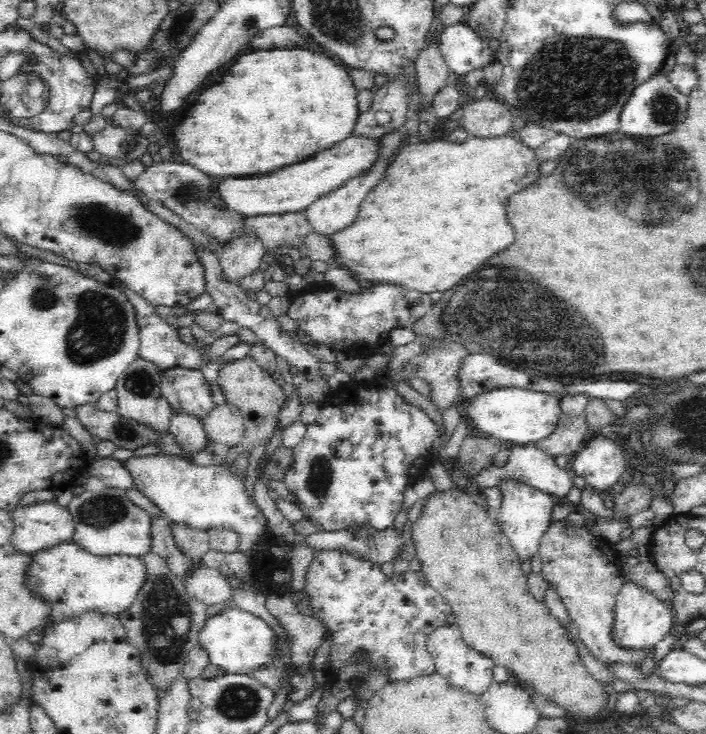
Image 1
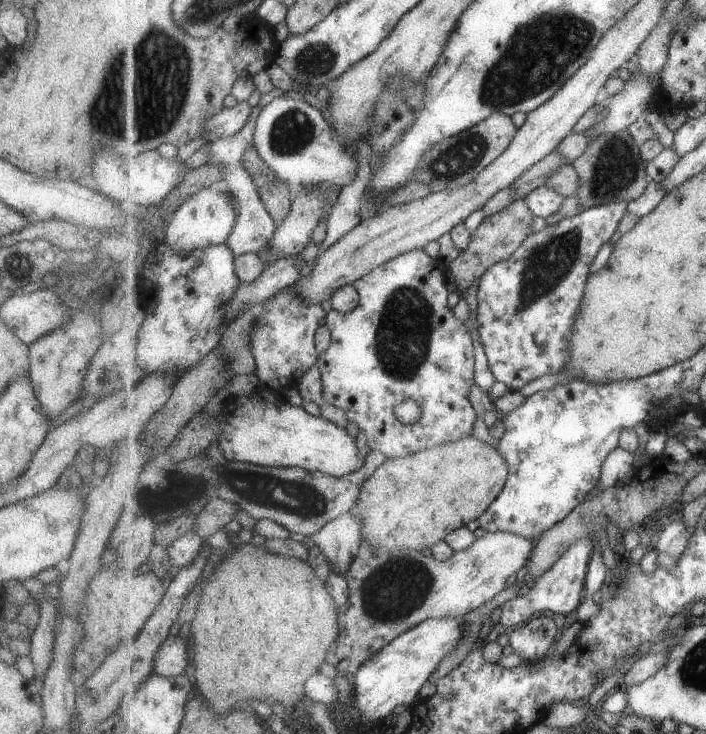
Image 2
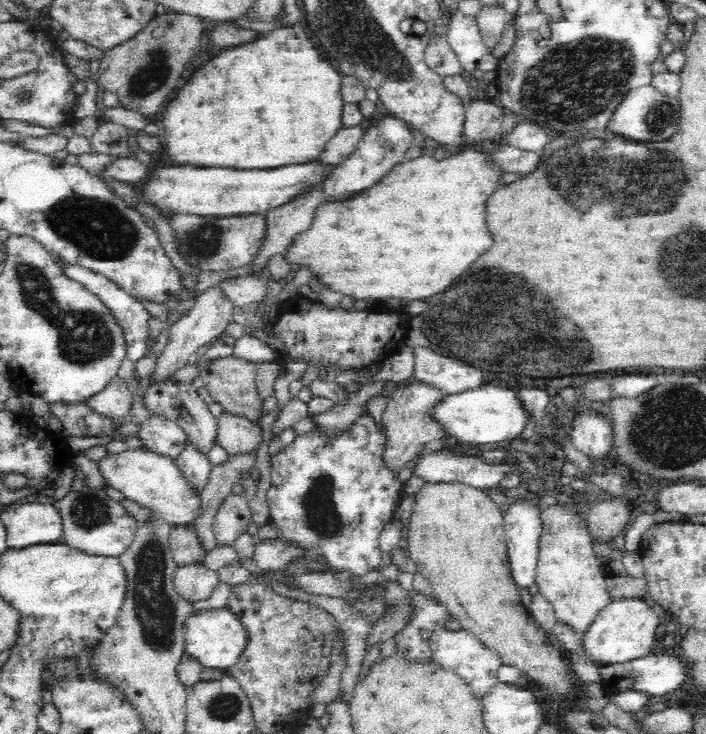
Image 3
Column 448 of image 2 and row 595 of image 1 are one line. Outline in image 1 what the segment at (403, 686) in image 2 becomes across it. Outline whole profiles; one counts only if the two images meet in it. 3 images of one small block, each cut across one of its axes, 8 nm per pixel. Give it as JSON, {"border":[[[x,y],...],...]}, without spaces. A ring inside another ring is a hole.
{"border":[[[628,573],[622,574],[623,584],[614,608],[614,641],[630,649],[647,649],[658,644],[675,623],[674,610],[652,591],[637,584]]]}

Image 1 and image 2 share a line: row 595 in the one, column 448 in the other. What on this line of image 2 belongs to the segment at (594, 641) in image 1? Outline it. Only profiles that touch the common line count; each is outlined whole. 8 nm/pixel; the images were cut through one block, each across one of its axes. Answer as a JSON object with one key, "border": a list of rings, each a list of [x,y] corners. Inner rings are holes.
{"border":[[[488,532],[471,548],[440,561],[417,550],[389,550],[363,539],[359,554],[347,570],[349,600],[338,608],[341,636],[329,650],[328,662],[352,677],[384,646],[427,619],[464,616],[487,604],[505,588],[509,576],[529,562],[534,540],[508,532]]]}

